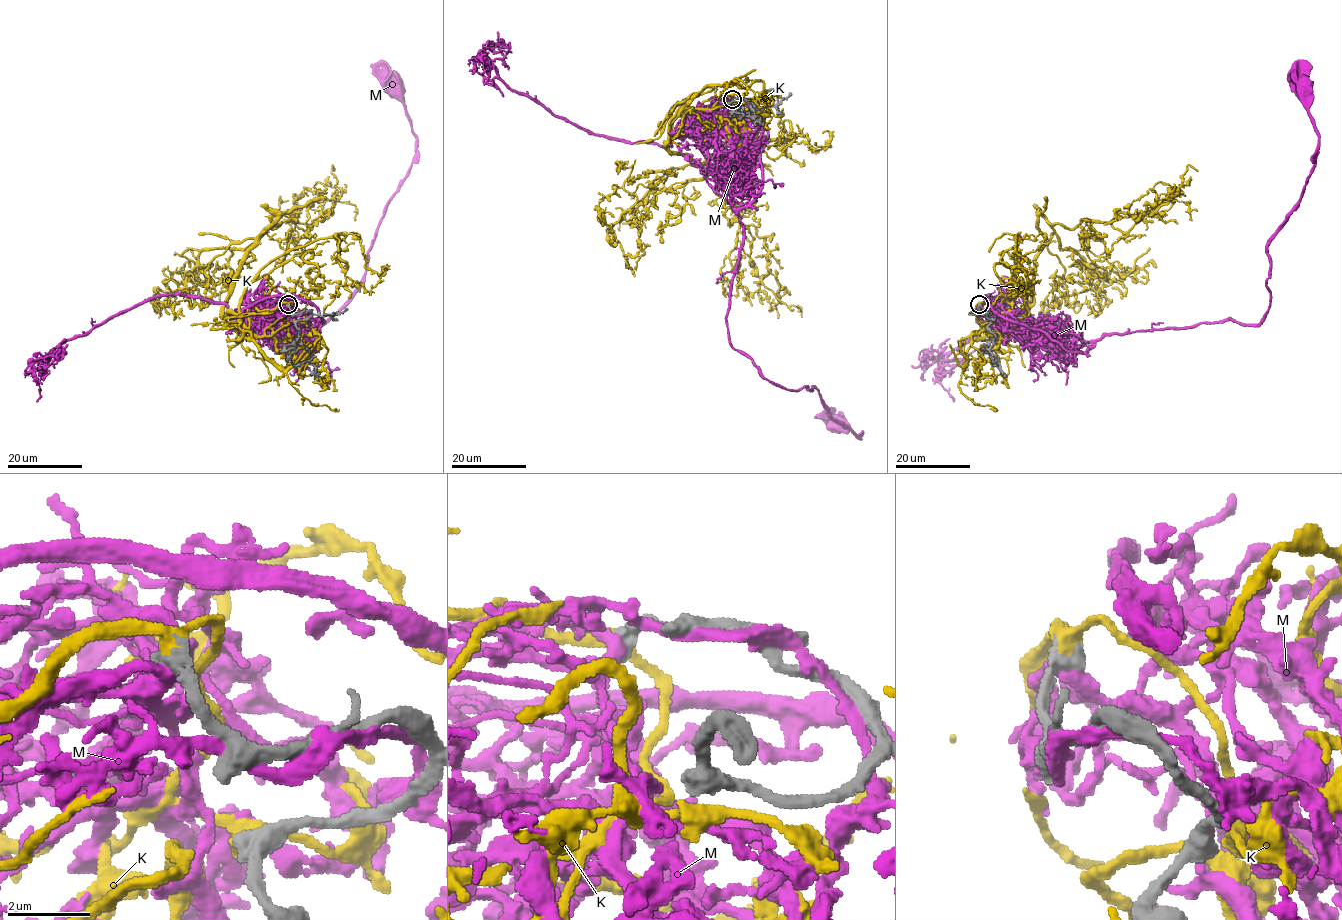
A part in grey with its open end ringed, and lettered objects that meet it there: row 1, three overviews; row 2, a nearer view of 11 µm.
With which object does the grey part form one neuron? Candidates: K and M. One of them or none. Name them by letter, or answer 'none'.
K

